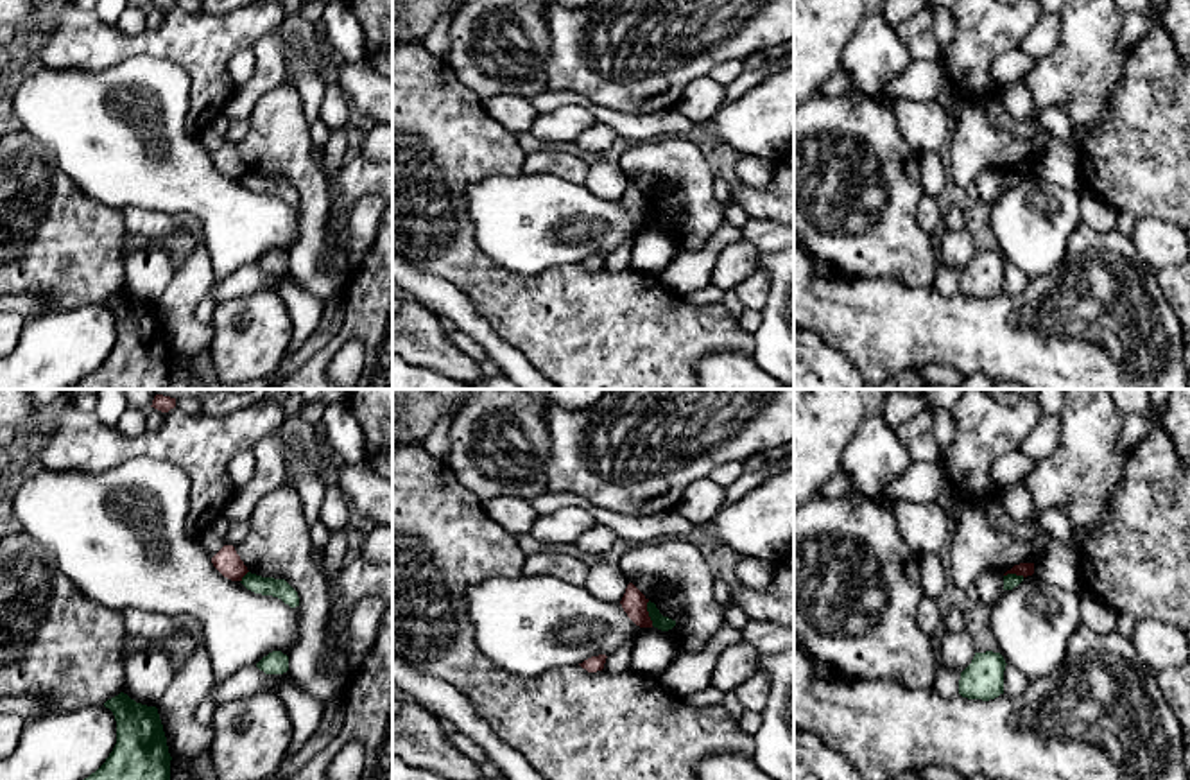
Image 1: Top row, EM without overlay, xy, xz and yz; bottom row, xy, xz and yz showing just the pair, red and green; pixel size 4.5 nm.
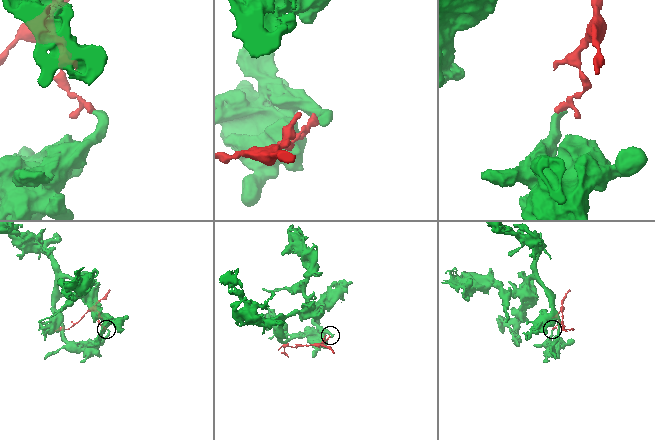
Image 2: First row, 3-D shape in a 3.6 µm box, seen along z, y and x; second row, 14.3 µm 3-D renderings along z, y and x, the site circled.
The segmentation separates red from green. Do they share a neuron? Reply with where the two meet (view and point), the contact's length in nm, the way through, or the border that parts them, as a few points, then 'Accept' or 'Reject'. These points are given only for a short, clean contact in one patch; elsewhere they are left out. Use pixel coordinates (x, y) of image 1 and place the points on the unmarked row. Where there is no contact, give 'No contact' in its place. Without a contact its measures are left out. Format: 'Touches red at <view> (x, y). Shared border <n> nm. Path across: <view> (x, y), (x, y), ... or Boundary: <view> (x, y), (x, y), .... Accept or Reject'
Touches red at xz (647, 212). Shared border 110 nm. Boundary: xz (647, 199), (647, 214), (653, 223). Reject

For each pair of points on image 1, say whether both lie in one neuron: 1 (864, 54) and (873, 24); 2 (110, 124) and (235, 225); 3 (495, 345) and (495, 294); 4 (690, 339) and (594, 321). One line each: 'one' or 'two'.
1: one
2: one
3: two
4: one

